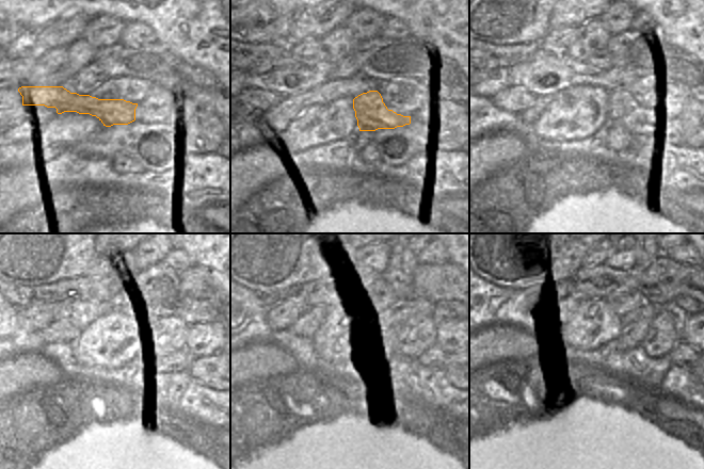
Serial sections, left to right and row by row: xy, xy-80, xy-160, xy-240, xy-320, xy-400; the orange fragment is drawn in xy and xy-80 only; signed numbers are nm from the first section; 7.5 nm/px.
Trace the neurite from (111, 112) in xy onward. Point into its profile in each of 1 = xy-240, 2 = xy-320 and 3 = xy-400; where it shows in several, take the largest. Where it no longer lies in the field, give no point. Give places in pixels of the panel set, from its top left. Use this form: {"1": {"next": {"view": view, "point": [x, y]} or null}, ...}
{"1": {"next": {"view": "xy-240", "point": [182, 359]}}, "2": {"next": {"view": "xy-320", "point": [434, 357]}}, "3": {"next": {"view": "xy-400", "point": [683, 355]}}}

